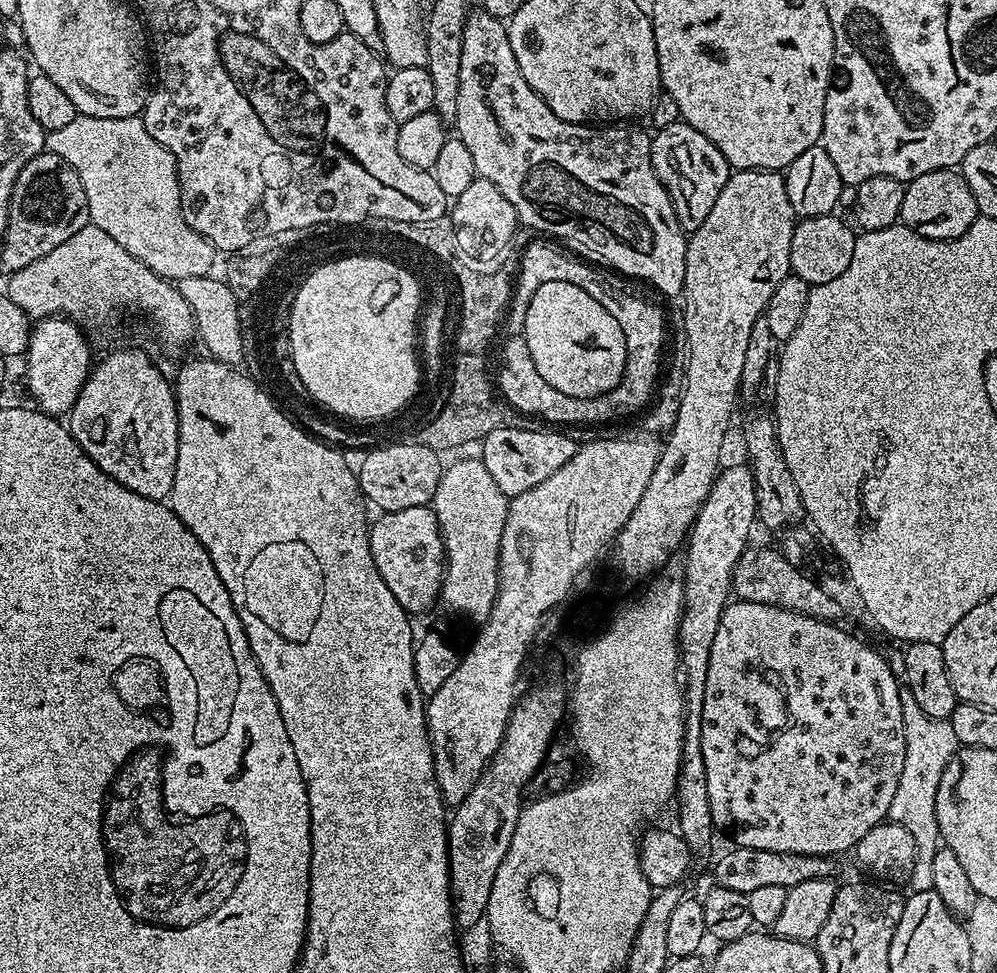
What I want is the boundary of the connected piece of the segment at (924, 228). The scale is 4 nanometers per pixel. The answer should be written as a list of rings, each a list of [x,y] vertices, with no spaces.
[[[943,168],[907,181],[899,223],[931,240],[953,240],[970,230],[977,215],[974,194],[970,194],[963,176],[959,171]]]

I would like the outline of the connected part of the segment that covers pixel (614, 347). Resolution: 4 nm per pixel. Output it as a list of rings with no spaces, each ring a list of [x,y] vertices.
[[[551,280],[546,282],[546,286],[538,286],[534,298],[530,298],[530,310],[526,310],[522,335],[538,373],[554,390],[570,396],[591,397],[606,395],[620,387],[626,366],[626,338],[622,334],[622,326],[618,326],[614,314],[610,314],[602,302],[590,298],[582,286],[574,286],[574,282],[569,280]]]

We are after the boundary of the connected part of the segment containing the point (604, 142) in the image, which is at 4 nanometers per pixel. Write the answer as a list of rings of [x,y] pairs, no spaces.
[[[473,11],[464,22],[462,66],[460,67],[460,81],[458,82],[458,114],[456,115],[454,131],[456,131],[455,135],[458,139],[466,142],[466,146],[470,149],[470,155],[474,158],[477,177],[494,182],[494,186],[498,186],[498,190],[502,190],[506,202],[510,202],[510,206],[514,206],[517,221],[525,229],[533,228],[536,232],[549,232],[550,235],[561,236],[562,239],[569,240],[572,244],[581,244],[586,251],[597,252],[610,267],[617,268],[618,271],[625,272],[628,276],[637,276],[638,279],[653,284],[658,291],[665,292],[668,296],[679,297],[683,293],[684,279],[686,278],[688,236],[680,227],[675,214],[675,206],[670,202],[670,198],[654,170],[652,136],[649,133],[644,133],[640,128],[632,128],[636,126],[589,126],[588,124],[571,124],[562,118],[558,118],[558,114],[554,114],[554,110],[550,110],[550,106],[546,106],[543,98],[533,90],[530,82],[526,82],[526,78],[522,78],[522,74],[518,70],[518,62],[514,58],[514,50],[510,50],[510,38],[505,21],[486,11],[476,11]]]

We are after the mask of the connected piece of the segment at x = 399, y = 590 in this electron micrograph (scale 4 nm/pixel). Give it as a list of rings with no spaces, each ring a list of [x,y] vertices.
[[[410,506],[410,510],[398,510],[397,512],[386,512],[377,515],[377,520],[371,521],[368,530],[368,545],[370,546],[370,554],[374,558],[374,566],[378,566],[378,574],[382,574],[382,582],[386,582],[386,586],[390,586],[390,594],[394,594],[394,598],[398,598],[398,602],[403,606],[405,612],[415,614],[415,612],[428,612],[435,606],[436,600],[441,599],[442,589],[444,586],[444,574],[446,571],[446,553],[444,551],[444,538],[440,535],[440,523],[435,512],[429,506]]]

